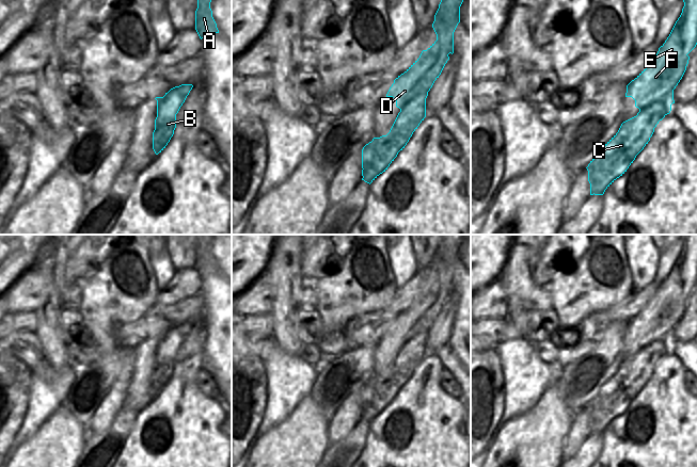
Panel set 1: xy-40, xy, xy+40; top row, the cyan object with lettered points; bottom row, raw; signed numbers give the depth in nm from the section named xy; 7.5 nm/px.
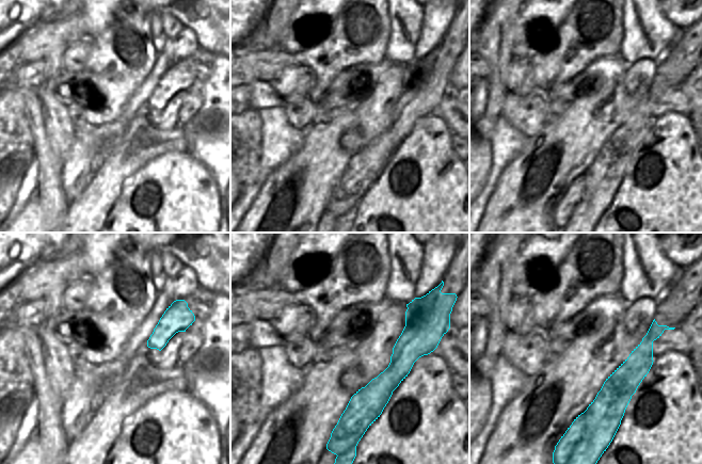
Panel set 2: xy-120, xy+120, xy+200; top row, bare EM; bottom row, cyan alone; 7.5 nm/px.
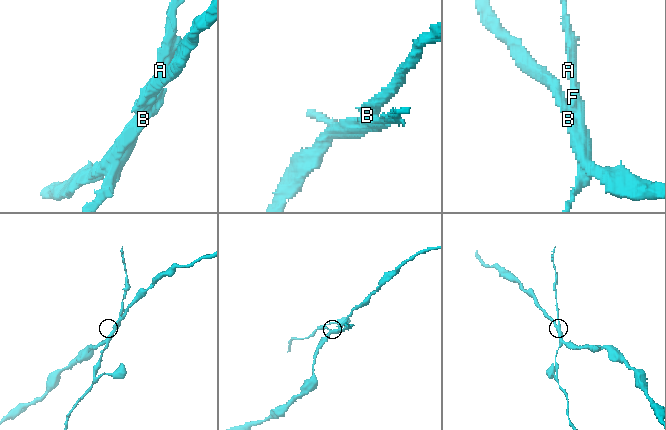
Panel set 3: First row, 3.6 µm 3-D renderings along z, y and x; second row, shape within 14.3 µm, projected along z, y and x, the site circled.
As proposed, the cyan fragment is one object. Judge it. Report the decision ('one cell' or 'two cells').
two cells

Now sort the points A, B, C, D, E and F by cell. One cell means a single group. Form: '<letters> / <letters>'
A D E F / B C

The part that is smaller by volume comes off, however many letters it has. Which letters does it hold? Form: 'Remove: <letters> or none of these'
Remove: A, D, E, F.

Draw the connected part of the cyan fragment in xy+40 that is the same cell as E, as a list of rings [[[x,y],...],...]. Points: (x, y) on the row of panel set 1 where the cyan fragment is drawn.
[[[683,0],[684,6],[678,20],[676,21],[669,36],[659,48],[656,55],[650,61],[648,66],[627,85],[625,97],[632,97],[635,100],[635,107],[643,111],[649,110],[650,114],[669,114],[674,100],[674,90],[682,79],[690,57],[687,55],[697,45],[697,0]]]

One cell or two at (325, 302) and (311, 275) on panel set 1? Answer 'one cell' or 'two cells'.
two cells

